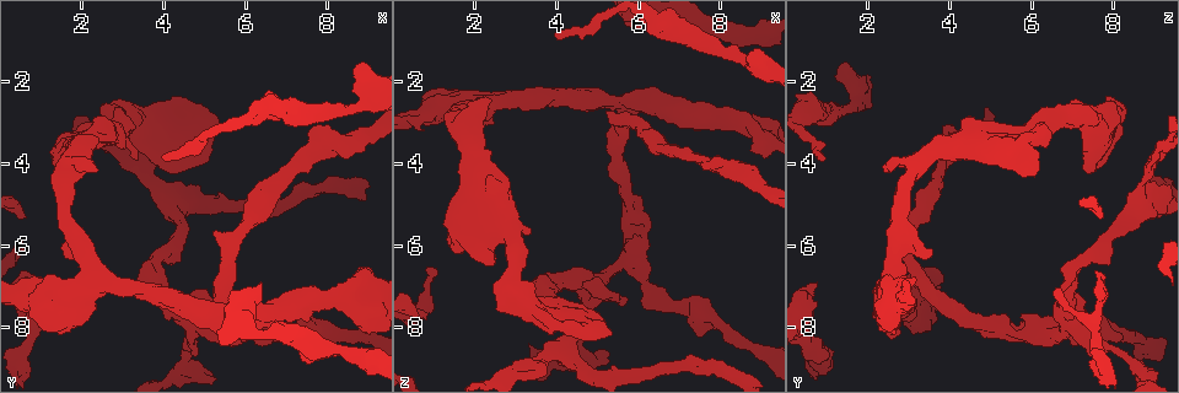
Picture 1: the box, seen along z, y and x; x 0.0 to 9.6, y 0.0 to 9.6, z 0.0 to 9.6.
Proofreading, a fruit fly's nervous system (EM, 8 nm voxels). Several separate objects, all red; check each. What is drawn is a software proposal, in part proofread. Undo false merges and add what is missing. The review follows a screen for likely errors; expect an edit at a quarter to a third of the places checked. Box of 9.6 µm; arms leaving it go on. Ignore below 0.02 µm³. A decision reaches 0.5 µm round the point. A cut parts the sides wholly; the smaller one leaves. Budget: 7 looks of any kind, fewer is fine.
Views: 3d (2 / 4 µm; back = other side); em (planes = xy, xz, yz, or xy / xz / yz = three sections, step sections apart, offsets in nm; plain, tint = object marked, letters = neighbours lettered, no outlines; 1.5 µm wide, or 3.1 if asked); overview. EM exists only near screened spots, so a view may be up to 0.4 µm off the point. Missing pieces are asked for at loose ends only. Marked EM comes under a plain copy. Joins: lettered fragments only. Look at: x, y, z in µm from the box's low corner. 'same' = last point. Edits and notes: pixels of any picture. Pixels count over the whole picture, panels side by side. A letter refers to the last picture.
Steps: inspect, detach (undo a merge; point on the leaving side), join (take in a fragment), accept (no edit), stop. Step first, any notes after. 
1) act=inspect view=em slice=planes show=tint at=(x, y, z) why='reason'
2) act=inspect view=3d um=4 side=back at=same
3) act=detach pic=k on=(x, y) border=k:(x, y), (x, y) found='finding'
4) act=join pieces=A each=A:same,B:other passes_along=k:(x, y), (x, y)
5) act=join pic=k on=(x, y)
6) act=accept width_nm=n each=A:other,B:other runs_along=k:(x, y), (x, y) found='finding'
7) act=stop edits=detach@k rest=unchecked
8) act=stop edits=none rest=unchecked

act=inspect view=3d um=4 at=(6.45, 6.95, 0.75) why='thick end'

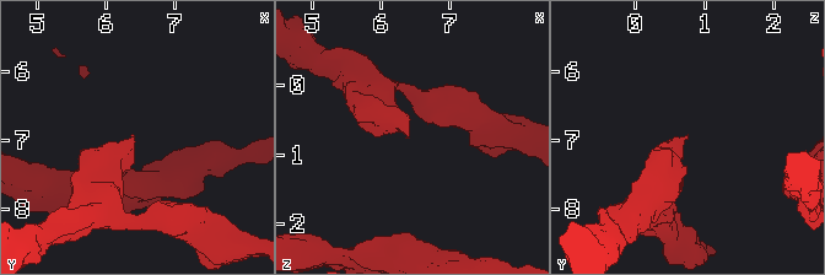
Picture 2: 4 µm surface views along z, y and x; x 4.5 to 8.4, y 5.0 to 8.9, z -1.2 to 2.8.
act=inspect view=em slice=xz step=4 show=tint at=(6.40, 6.90, 0.75)

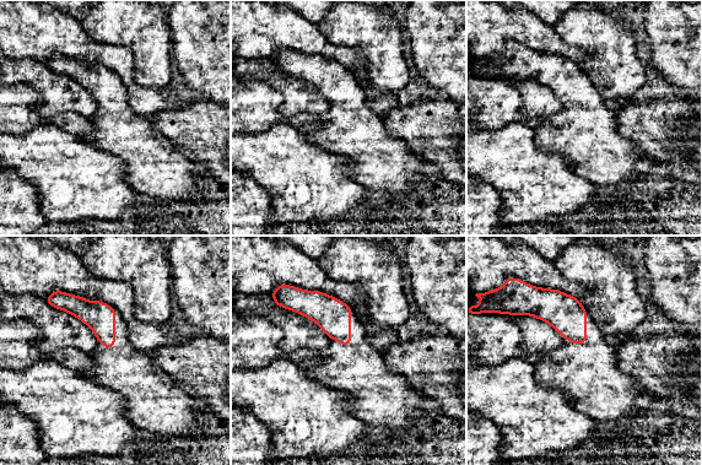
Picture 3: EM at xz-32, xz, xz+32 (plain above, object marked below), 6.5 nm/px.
act=inspect view=em slice=xz step=4 show=letters at=same why='see the neighbours'

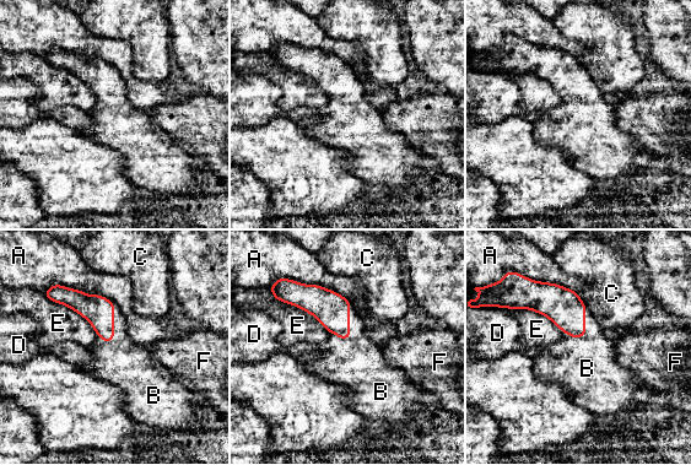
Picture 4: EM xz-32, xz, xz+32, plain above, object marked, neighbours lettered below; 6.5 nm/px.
act=join pieces=B each=A:other,B:same,C:other,D:other,E:other,F:other passes_along=4:(331, 309), (349, 324), (359, 361) found='it goes on there'

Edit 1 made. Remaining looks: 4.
act=inspect view=overview

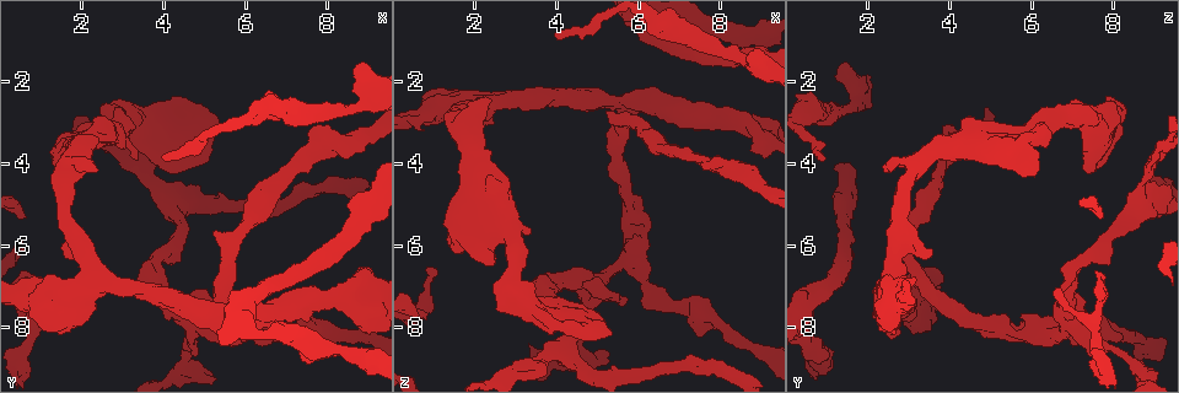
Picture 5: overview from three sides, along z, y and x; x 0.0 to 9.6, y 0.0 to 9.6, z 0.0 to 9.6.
act=inspect view=3d um=2 side=back at=(8.75, 1.70, 1.25) why='an open end'

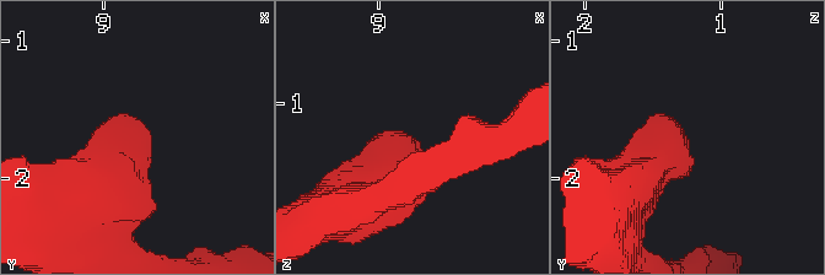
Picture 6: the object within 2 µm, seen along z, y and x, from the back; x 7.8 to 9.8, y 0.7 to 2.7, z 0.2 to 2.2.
act=inspect view=em slice=xy step=8 show=tint at=(8.72, 1.64, 1.28)

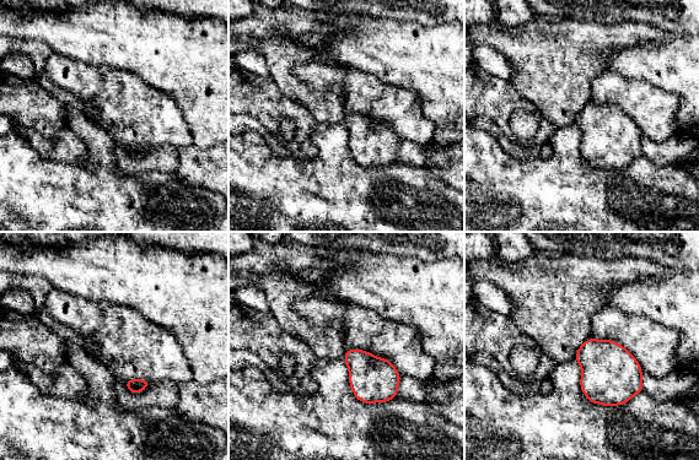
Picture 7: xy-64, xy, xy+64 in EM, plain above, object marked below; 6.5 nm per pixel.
act=inspect view=em slice=xz step=8 show=letters at=same

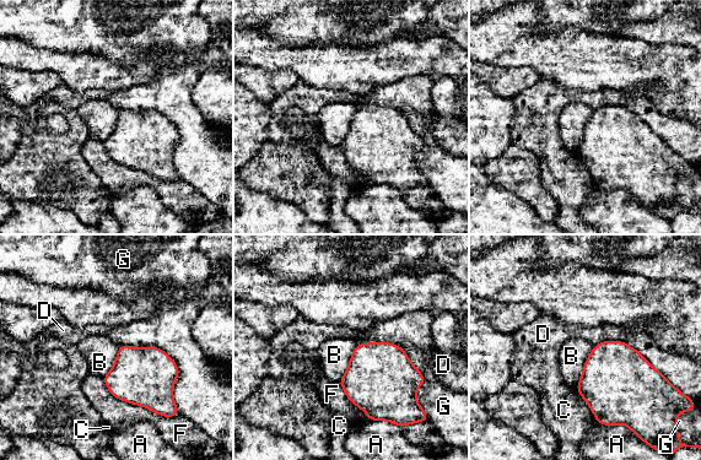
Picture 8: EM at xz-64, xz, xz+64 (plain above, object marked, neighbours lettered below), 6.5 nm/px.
act=accept longest_contact=G:550nm each=A:other,B:other,C:other,D:other,F:other,G:other border=8:(119, 345), (176, 363), (178, 407) found='none of them fits'

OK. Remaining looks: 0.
act=stop edits=join@4 rest=unchecked

